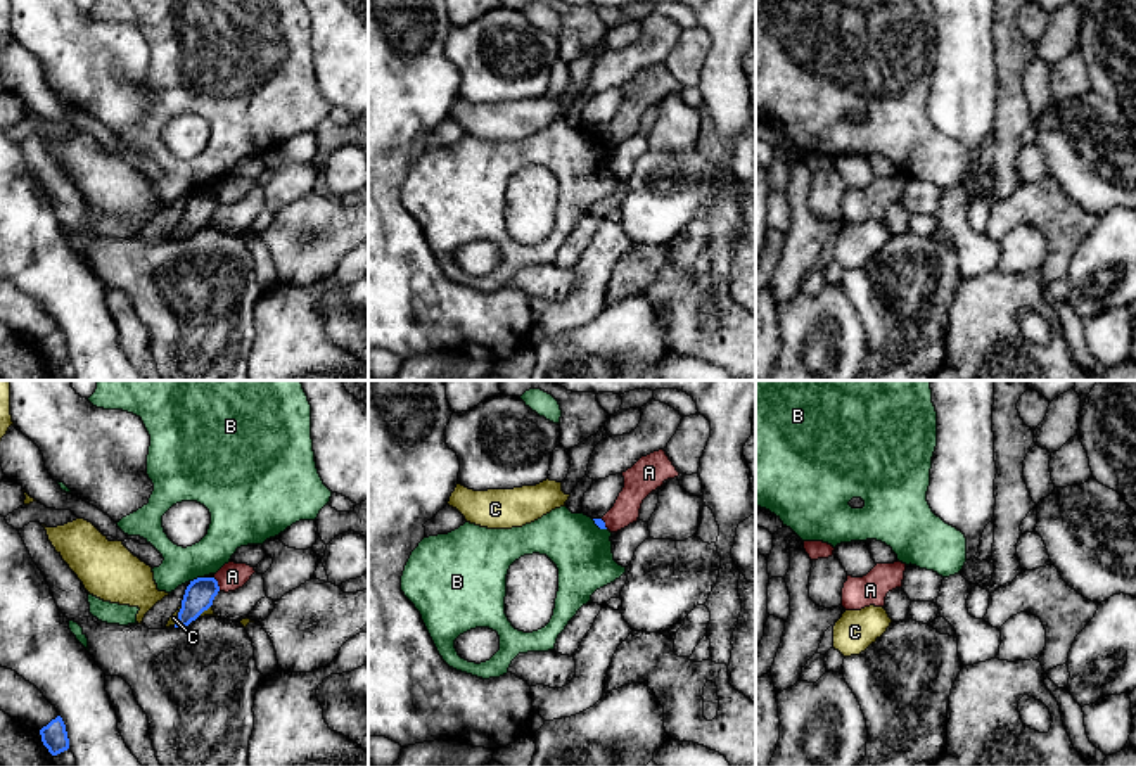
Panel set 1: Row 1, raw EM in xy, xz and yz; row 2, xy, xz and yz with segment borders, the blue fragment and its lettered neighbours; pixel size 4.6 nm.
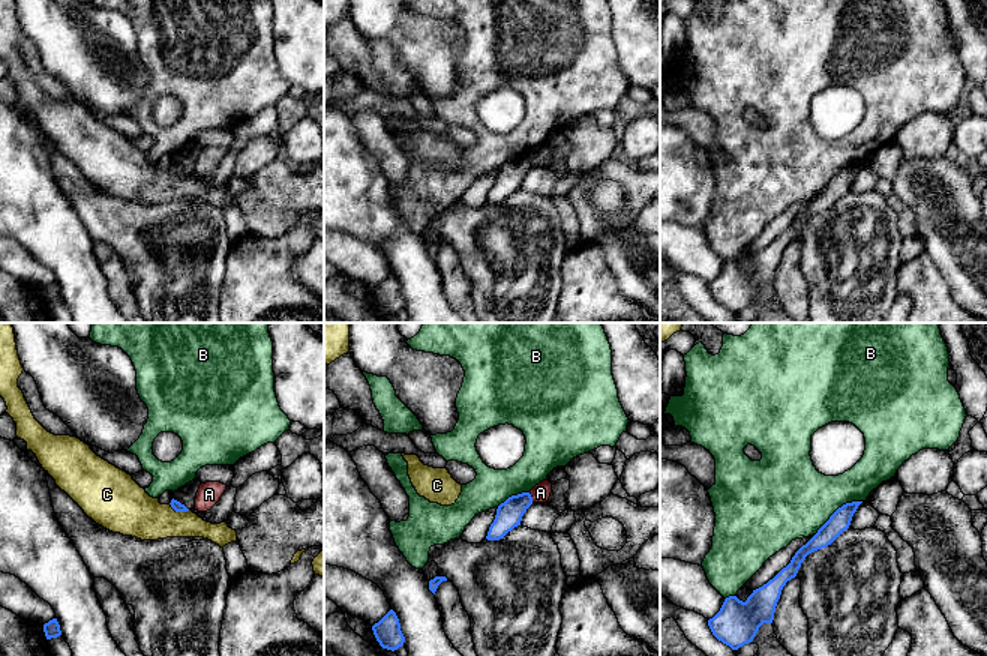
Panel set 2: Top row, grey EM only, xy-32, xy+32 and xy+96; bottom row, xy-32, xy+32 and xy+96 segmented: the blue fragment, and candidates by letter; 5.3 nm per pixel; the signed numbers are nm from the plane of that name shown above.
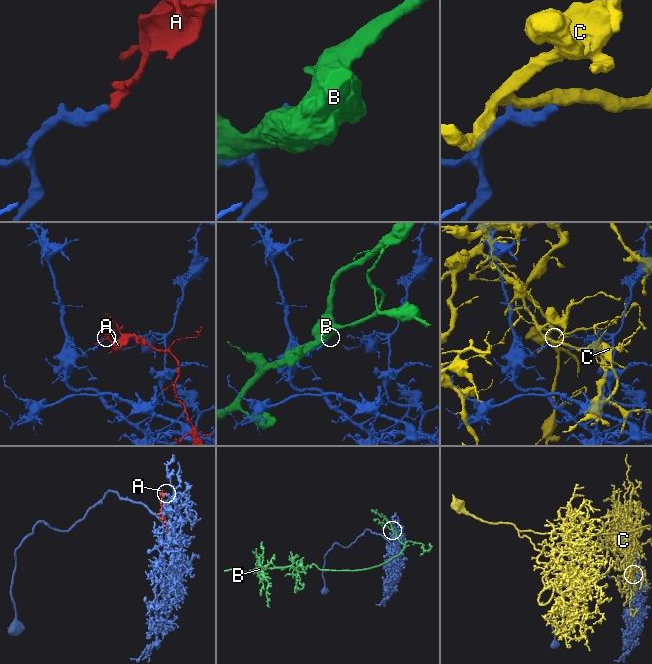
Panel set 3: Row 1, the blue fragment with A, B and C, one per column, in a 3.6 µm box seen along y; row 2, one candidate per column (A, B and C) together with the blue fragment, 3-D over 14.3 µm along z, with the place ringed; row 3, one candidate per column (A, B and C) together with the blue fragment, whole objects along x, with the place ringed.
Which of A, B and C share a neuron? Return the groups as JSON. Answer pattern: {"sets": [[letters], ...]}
{"sets": [["A"], ["B"], ["C"]]}

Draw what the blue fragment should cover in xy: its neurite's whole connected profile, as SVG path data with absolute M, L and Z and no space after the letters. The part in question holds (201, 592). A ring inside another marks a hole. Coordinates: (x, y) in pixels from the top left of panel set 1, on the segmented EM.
M197 578L190 581L185 590L175 628L183 628L195 621L204 610L213 605L218 591L220 586L214 578Z

